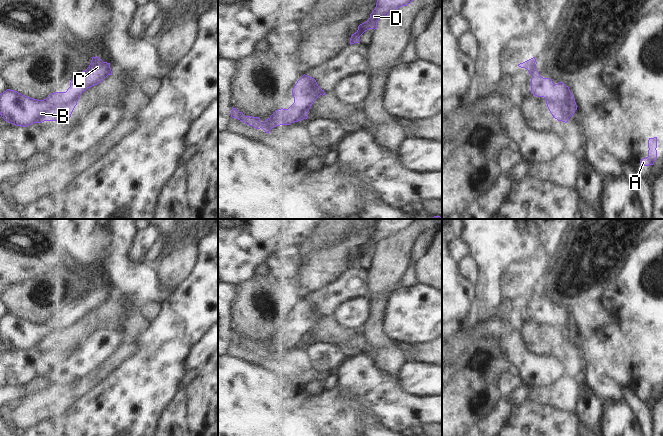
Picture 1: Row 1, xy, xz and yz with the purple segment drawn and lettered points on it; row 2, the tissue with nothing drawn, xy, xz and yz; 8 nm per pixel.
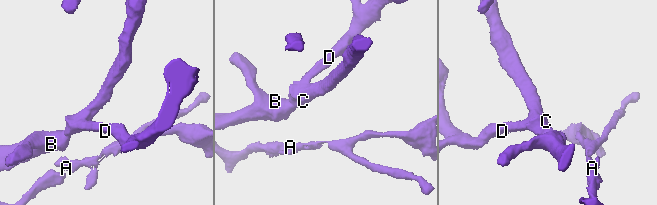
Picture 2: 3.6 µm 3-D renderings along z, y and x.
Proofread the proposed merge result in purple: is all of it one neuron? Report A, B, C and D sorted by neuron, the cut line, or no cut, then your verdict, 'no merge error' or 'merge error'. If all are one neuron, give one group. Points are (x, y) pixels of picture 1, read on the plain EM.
groups A B C D; cut none; no merge error

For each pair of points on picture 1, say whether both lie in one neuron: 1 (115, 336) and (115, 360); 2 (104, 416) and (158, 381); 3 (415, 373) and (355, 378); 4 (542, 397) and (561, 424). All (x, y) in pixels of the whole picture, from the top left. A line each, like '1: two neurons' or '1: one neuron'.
1: two neurons
2: one neuron
3: two neurons
4: two neurons

